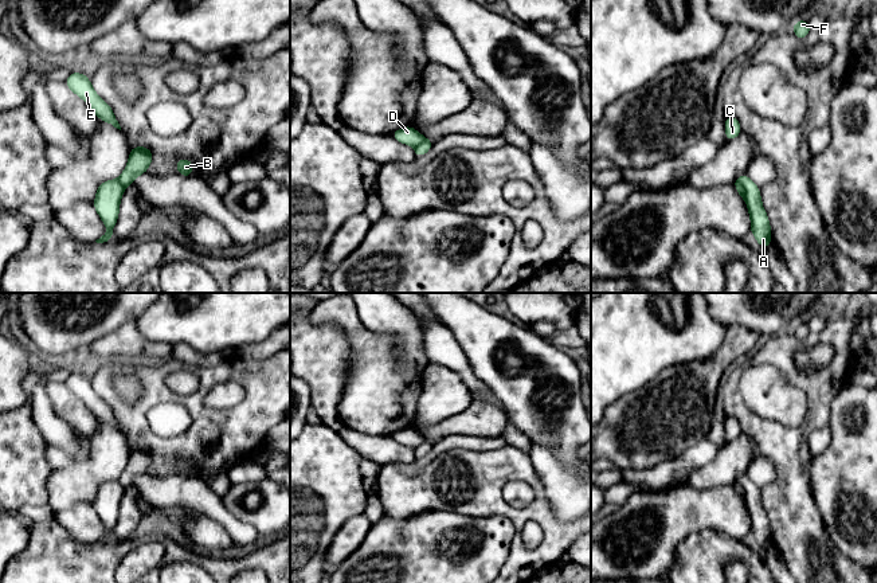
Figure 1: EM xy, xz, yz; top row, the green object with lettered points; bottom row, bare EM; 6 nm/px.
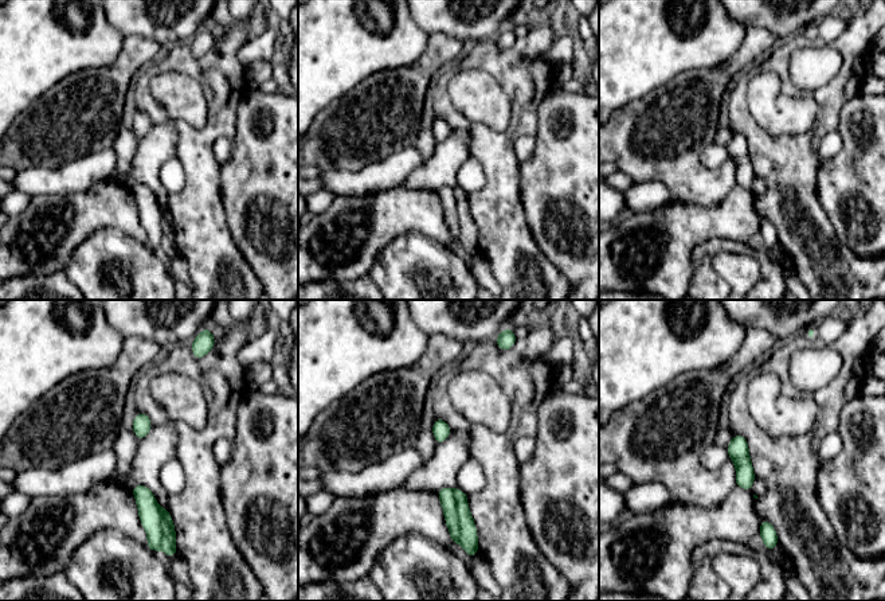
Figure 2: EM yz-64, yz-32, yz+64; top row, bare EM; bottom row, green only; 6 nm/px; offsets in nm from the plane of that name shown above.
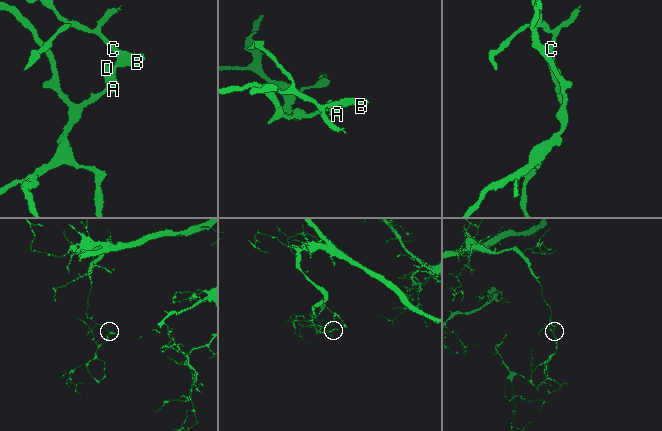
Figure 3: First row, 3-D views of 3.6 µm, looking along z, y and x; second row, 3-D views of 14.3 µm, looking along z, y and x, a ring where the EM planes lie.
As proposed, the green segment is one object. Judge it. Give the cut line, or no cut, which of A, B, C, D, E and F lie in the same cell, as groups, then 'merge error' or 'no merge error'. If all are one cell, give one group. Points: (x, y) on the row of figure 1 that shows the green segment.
cut in yz along (736, 179), (746, 198); A B C E F / D; merge error

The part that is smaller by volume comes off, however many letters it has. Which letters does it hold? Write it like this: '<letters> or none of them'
D

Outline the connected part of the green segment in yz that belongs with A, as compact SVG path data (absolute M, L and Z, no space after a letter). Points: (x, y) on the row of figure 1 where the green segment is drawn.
M744 173L736 179L744 188L745 203L751 216L749 230L752 231L757 243L766 250L771 246L771 227L770 219L761 204L760 188Z

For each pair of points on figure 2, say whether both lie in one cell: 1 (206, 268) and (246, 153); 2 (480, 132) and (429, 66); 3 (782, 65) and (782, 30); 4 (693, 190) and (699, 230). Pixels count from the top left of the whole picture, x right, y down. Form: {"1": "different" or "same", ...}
{"1": "different", "2": "different", "3": "different", "4": "different"}

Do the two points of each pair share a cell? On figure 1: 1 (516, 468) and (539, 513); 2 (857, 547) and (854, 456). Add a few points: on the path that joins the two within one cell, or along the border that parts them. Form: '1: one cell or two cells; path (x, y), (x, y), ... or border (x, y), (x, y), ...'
1: one cell; path (528, 476), (539, 489), (539, 501)
2: one cell; path (852, 524), (854, 478)

